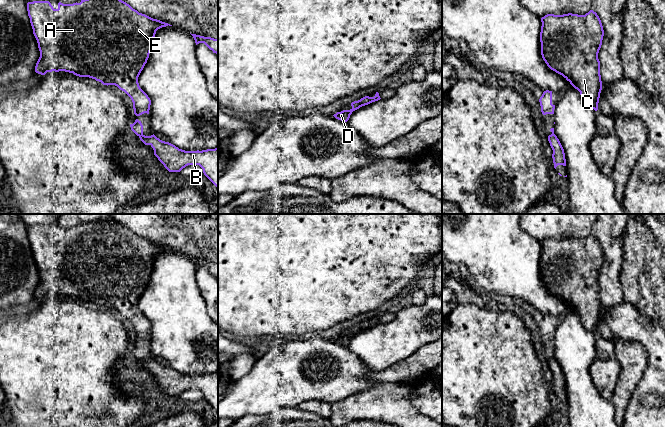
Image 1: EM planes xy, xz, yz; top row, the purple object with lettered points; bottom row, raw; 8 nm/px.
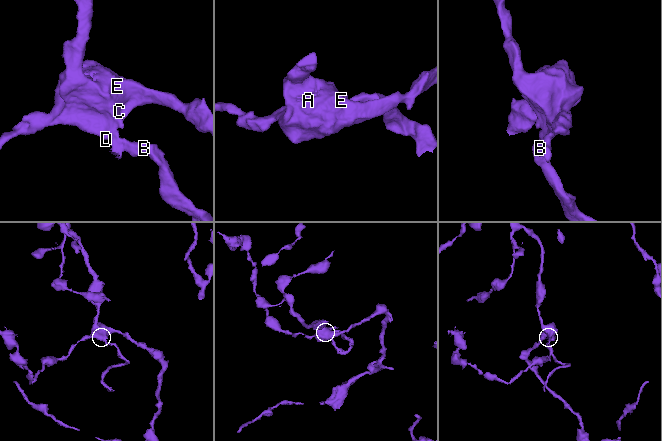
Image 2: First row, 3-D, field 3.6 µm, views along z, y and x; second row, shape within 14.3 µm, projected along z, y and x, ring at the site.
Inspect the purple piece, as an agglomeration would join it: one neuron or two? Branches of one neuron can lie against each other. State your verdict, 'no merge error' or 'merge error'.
merge error

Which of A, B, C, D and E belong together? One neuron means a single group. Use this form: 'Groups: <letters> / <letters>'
Groups: A C D E / B

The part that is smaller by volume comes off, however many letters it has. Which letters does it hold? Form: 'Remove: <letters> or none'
Remove: B

